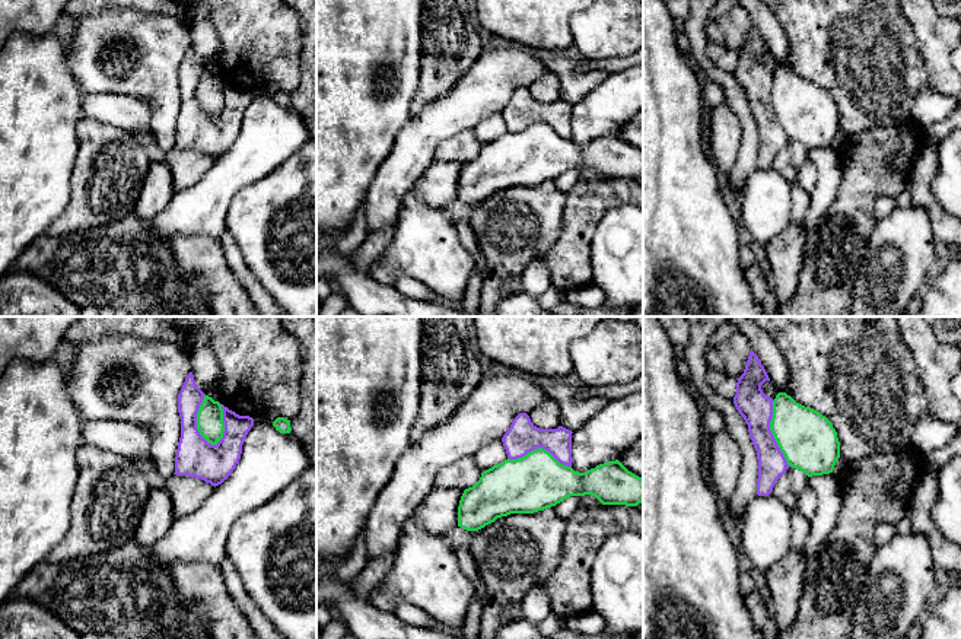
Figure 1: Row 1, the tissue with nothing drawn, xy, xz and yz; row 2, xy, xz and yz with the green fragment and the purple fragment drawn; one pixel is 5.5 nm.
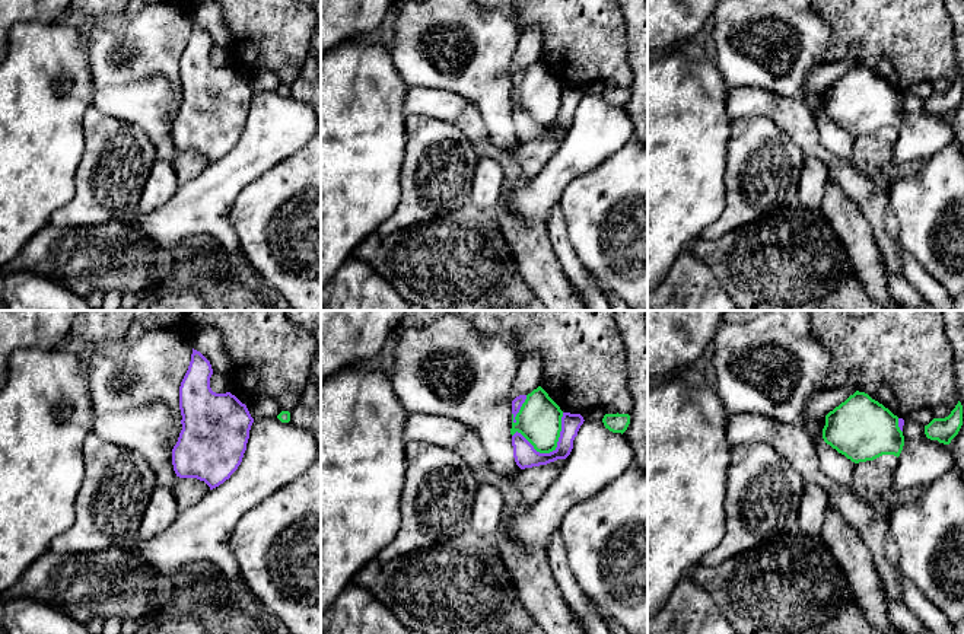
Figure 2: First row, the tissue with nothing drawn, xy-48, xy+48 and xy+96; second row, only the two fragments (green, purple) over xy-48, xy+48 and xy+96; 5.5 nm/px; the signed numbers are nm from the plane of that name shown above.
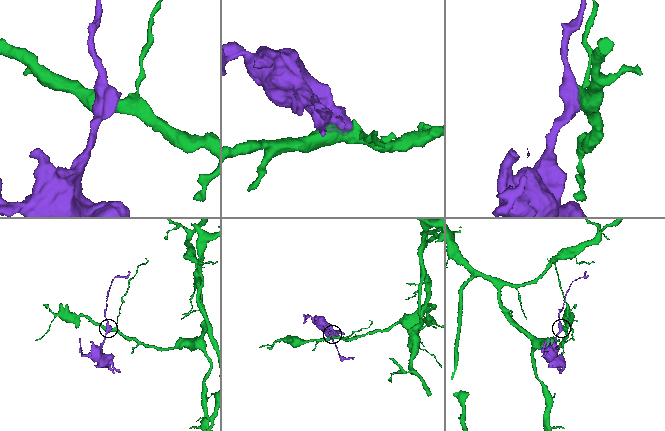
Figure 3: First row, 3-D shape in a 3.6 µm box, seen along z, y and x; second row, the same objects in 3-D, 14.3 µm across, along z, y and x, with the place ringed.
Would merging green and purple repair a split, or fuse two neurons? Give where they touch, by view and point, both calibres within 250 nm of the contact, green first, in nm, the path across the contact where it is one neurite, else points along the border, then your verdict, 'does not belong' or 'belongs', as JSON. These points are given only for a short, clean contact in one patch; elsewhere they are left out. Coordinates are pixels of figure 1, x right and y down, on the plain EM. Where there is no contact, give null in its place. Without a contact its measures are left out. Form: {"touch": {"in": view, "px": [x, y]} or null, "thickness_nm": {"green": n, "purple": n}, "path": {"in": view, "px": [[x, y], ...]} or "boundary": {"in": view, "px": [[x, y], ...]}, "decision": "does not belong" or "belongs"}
{"touch": {"in": "xy", "px": [197, 95]}, "thickness_nm": {"green": 150, "purple": 220}, "decision": "does not belong"}

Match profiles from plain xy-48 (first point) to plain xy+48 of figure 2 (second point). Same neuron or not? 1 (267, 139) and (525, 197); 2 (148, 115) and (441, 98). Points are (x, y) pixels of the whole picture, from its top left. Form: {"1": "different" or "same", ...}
{"1": "same", "2": "same"}

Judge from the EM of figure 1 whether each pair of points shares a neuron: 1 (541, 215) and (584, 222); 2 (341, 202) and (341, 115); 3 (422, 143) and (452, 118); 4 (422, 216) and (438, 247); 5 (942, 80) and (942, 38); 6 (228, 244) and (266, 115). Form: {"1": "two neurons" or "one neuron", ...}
{"1": "two neurons", "2": "one neuron", "3": "one neuron", "4": "one neuron", "5": "one neuron", "6": "two neurons"}

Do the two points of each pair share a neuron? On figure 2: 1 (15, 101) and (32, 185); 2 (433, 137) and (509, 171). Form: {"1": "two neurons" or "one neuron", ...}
{"1": "one neuron", "2": "two neurons"}

